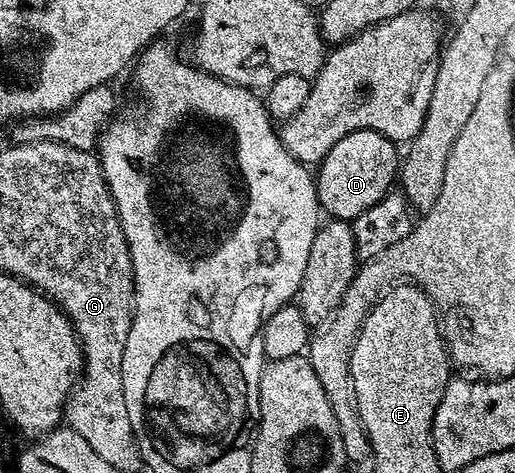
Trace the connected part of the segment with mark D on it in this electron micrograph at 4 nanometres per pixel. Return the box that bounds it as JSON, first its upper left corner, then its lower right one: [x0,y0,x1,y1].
[316,130,400,220]

